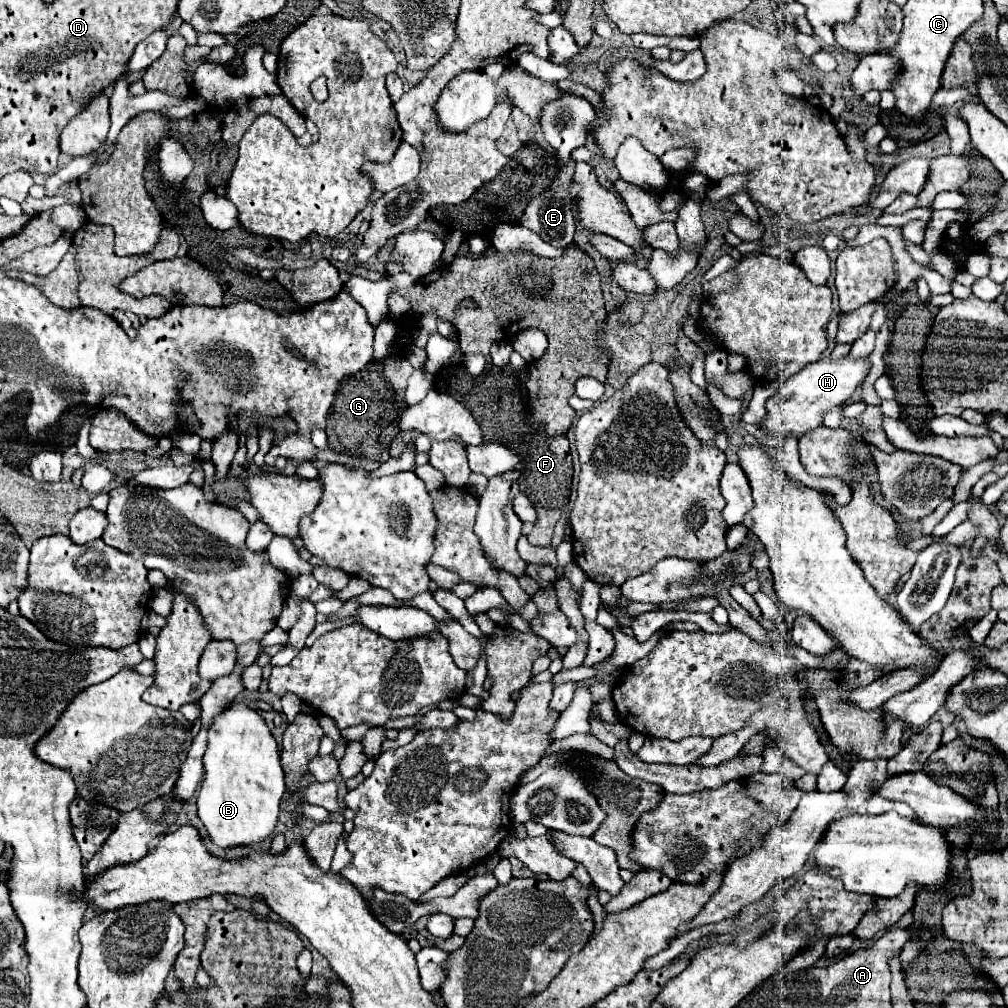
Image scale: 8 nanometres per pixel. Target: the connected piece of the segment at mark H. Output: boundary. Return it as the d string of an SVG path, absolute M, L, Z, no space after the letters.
M824 357L820 361L814 361L806 365L802 371L798 371L794 377L788 377L784 387L766 401L766 421L762 423L768 431L768 435L776 435L778 439L784 439L788 433L794 437L800 437L802 433L808 433L810 429L816 429L822 425L824 415L836 407L846 403L856 387L864 381L864 377L870 371L870 357L842 357L832 359Z

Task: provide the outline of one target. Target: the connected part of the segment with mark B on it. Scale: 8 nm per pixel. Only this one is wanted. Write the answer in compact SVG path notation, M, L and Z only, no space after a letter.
M244 701L232 703L222 709L208 727L208 747L204 753L204 781L198 793L198 817L206 825L210 839L220 847L264 841L276 827L284 789L286 783L280 765L280 747L258 709L250 707Z

